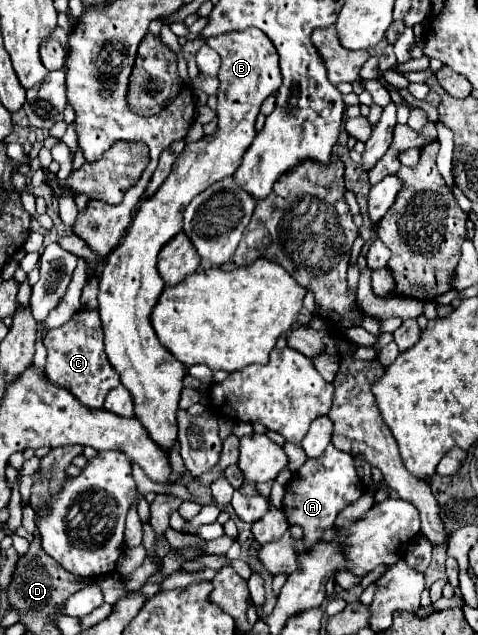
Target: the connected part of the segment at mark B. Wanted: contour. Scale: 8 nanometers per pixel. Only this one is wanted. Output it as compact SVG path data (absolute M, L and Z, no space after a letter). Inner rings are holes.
M249 27L243 31L229 31L219 37L211 37L207 41L211 49L215 49L221 55L221 69L219 69L219 91L217 91L217 131L213 135L207 135L195 143L185 145L183 153L177 157L171 175L165 179L165 183L151 195L147 201L139 205L139 211L135 213L125 239L117 245L117 249L107 257L107 263L103 265L101 277L99 277L99 315L101 315L101 327L105 333L105 353L113 369L119 373L121 385L129 389L135 405L135 417L141 421L141 425L147 429L149 437L167 453L177 443L177 405L179 395L183 389L183 379L187 375L187 369L183 363L179 363L157 339L149 315L155 307L155 301L159 299L165 283L161 275L157 273L157 255L161 247L173 239L181 227L183 227L183 211L191 203L195 195L205 191L209 185L221 181L223 177L229 177L237 171L243 153L255 139L255 119L259 115L261 103L275 93L281 87L281 71L279 71L279 57L265 33L261 33L257 27Z

